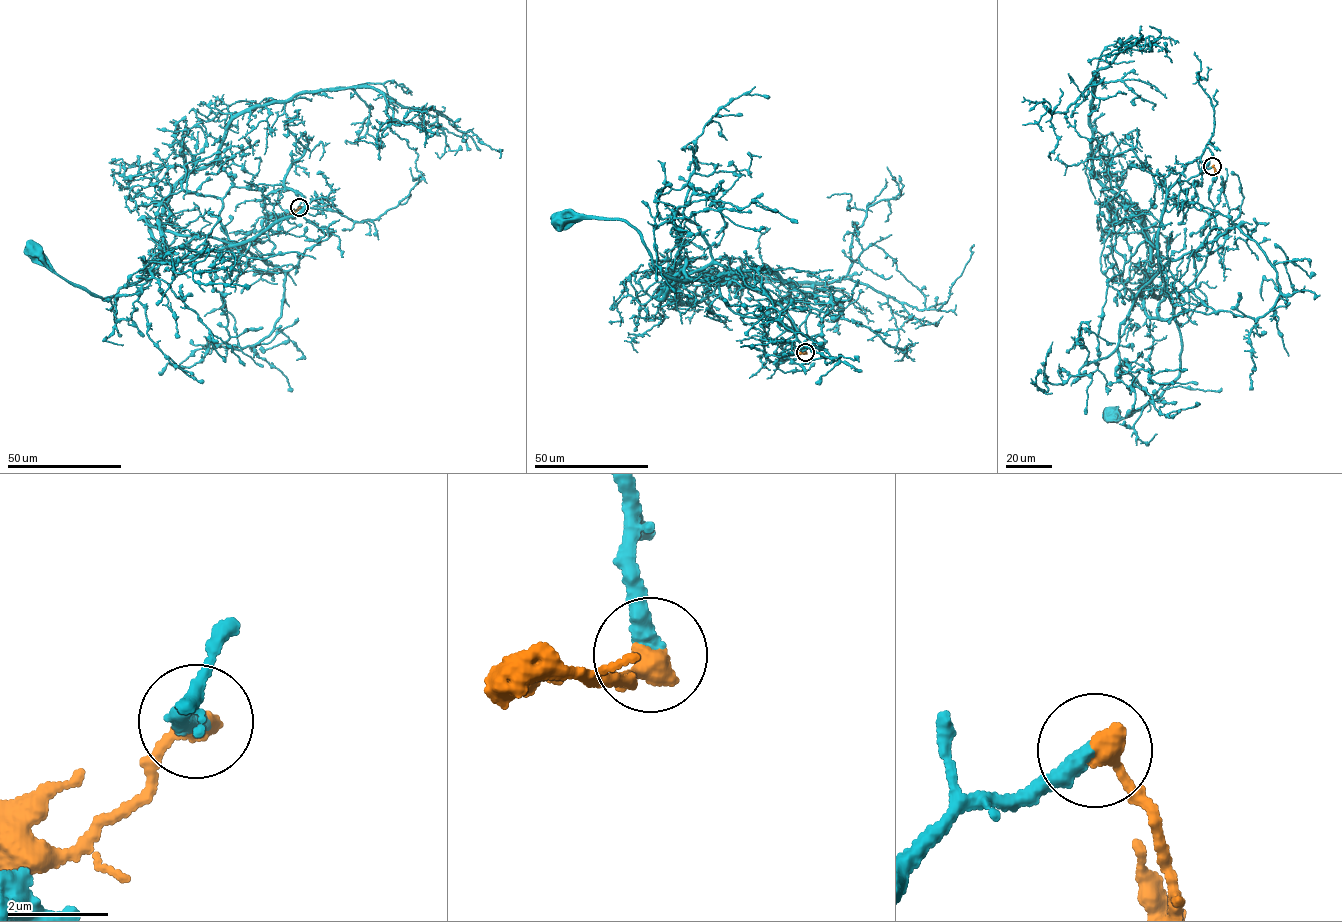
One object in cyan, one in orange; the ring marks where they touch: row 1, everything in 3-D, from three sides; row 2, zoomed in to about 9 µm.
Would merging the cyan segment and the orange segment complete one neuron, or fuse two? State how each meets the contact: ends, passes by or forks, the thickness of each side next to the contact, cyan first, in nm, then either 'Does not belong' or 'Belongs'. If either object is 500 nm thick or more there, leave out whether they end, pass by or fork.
At the ring cyan ends. At the ring orange ends. Thickness 360 nm (cyan) against 480 nm. Belongs

